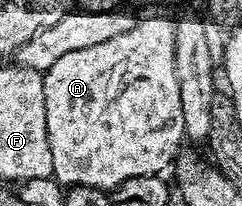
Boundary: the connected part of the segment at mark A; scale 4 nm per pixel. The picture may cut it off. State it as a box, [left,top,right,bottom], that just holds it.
[43,16,185,190]

